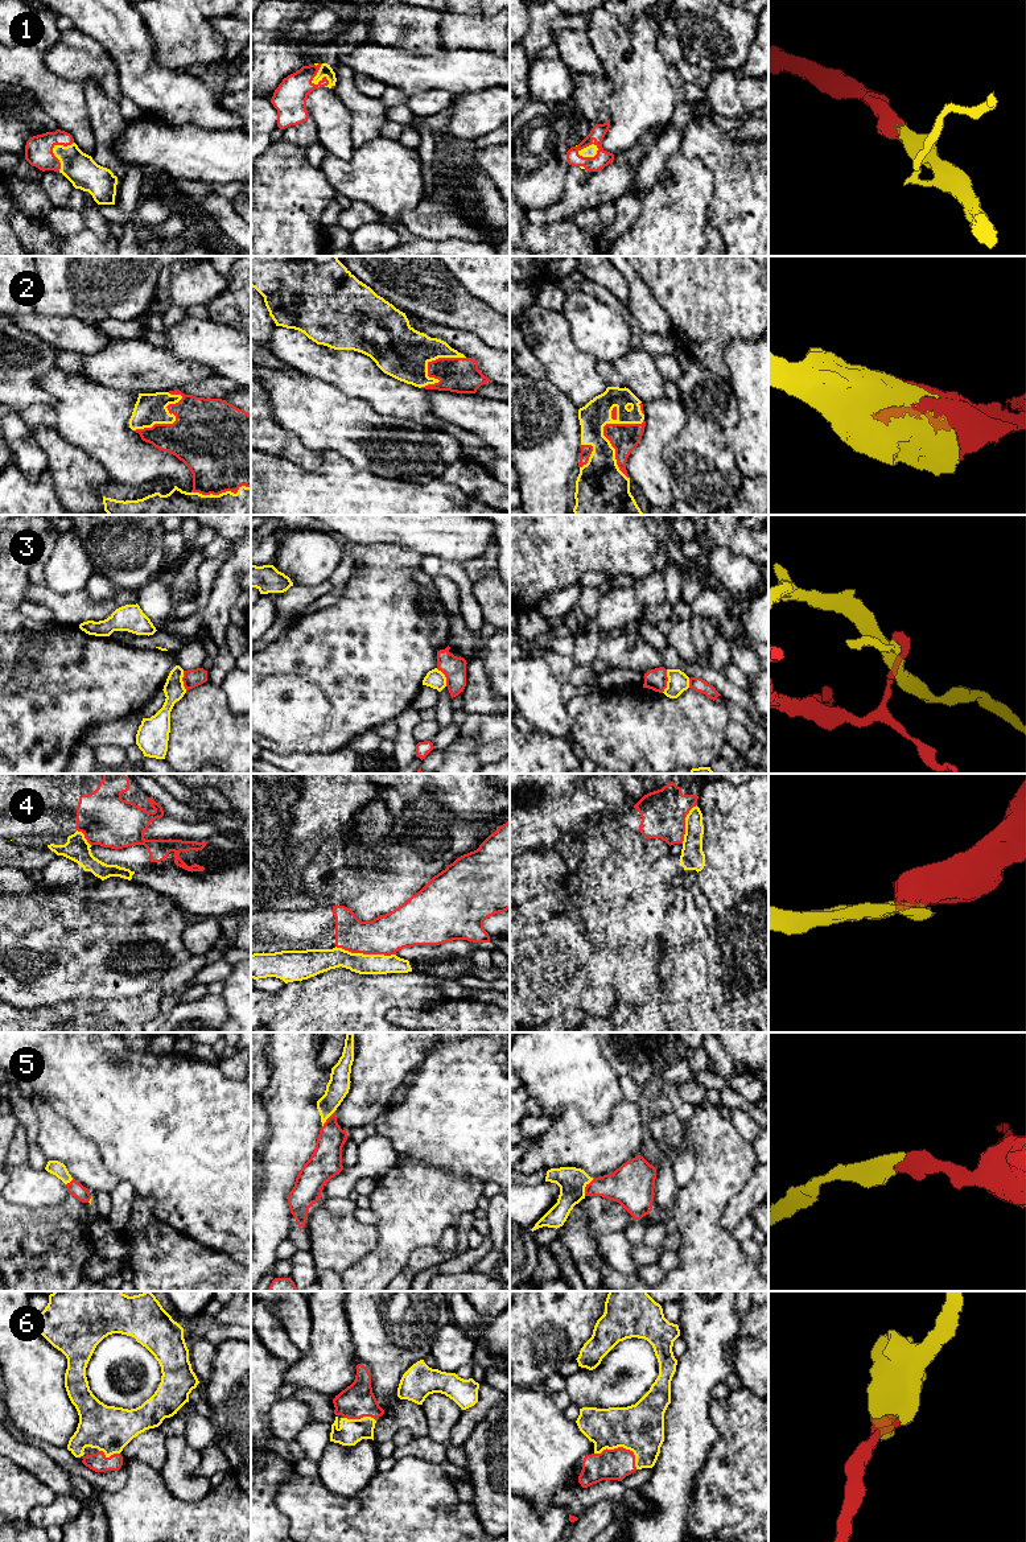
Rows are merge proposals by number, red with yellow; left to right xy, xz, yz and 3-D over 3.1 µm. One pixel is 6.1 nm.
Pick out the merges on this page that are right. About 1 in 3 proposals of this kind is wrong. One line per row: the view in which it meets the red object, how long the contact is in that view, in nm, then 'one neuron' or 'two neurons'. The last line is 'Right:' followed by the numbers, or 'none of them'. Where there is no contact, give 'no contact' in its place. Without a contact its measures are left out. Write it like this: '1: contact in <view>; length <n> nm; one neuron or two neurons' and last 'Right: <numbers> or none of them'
1: contact in xz; length 160 nm; one neuron
2: contact in yz; length 380 nm; one neuron
3: contact in yz; length 150 nm; two neurons
4: contact in xz; length 360 nm; two neurons
5: contact in yz; length 120 nm; one neuron
6: contact in yz; length 280 nm; one neuron
Right: 1, 2, 5, 6

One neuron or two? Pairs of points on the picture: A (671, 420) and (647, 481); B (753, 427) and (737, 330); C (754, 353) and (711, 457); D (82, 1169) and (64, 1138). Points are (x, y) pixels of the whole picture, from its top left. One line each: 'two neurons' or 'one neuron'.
A: one neuron
B: two neurons
C: two neurons
D: one neuron

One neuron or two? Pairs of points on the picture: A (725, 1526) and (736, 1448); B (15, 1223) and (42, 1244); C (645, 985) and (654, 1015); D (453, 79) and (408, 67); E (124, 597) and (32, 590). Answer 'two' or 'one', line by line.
A: one
B: one
C: two
D: one
E: one

